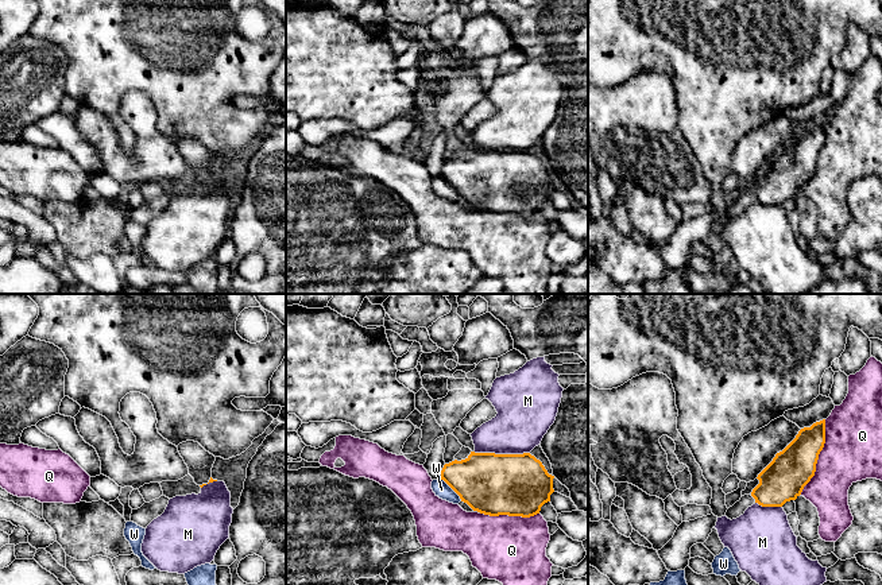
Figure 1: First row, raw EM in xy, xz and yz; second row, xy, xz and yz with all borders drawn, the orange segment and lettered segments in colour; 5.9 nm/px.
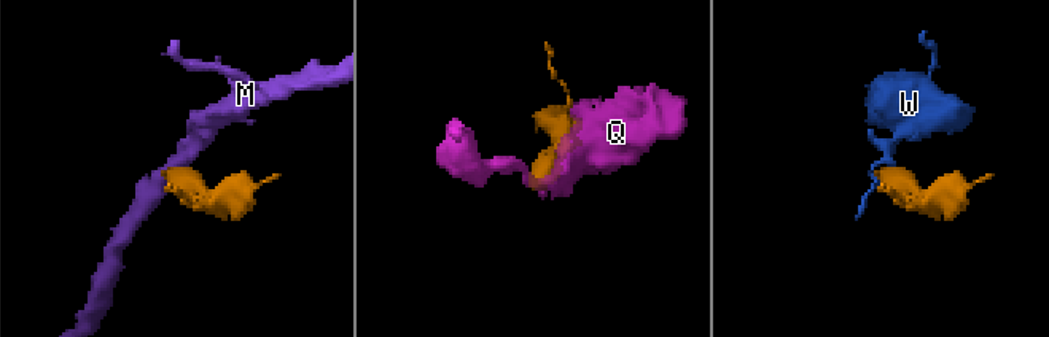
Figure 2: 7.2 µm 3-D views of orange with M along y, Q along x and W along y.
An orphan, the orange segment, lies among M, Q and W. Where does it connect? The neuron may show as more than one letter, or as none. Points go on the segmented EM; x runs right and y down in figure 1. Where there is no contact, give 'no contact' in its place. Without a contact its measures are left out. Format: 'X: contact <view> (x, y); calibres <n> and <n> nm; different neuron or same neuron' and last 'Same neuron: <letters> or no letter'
M: contact xz (502, 454); calibres 360 and 320 nm; different neuron
Q: contact yz (817, 457); calibres 260 and 360 nm; different neuron
W: contact xz (452, 488); calibres 360 and 90 nm; different neuron
Same neuron: no letter

